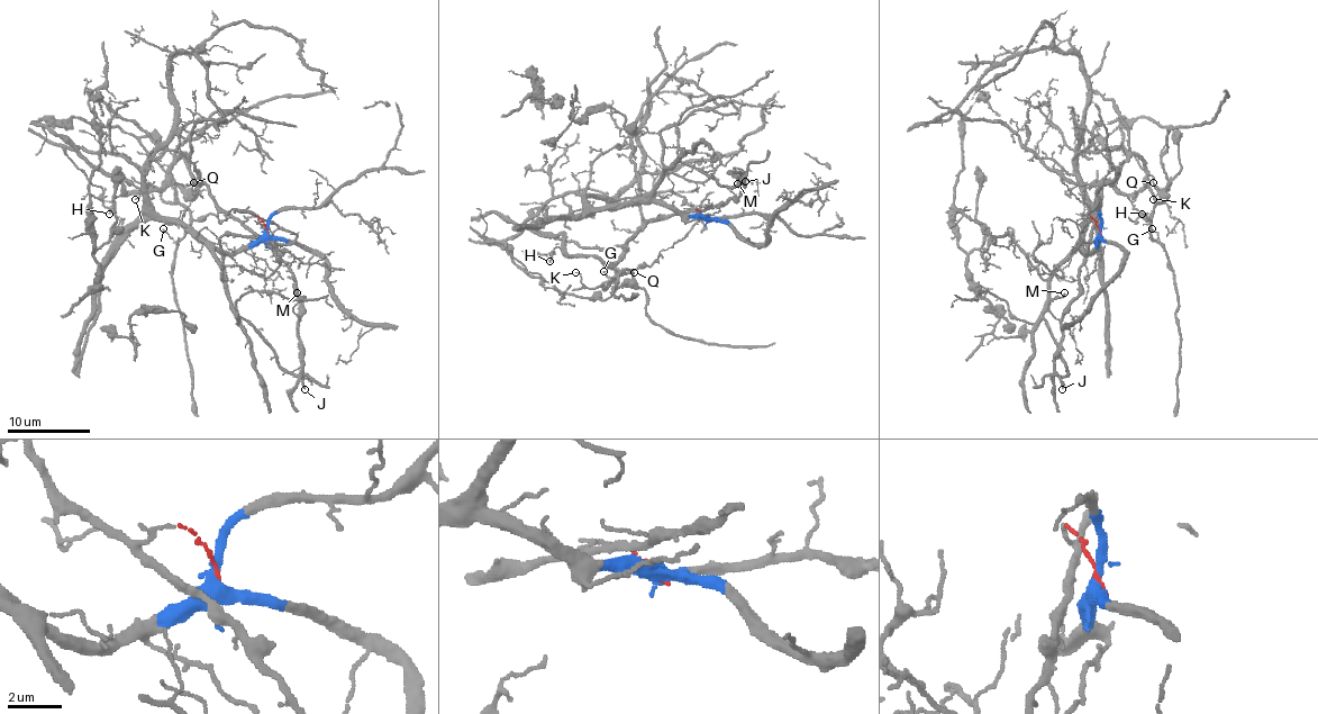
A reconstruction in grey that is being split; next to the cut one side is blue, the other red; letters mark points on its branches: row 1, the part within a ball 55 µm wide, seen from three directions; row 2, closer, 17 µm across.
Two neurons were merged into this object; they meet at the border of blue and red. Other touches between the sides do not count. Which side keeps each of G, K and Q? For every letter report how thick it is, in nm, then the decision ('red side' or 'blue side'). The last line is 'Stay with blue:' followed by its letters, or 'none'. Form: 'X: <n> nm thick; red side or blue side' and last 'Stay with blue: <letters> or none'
G: 130 nm thick; red side
K: 100 nm thick; red side
Q: 120 nm thick; red side
Stay with blue: none

